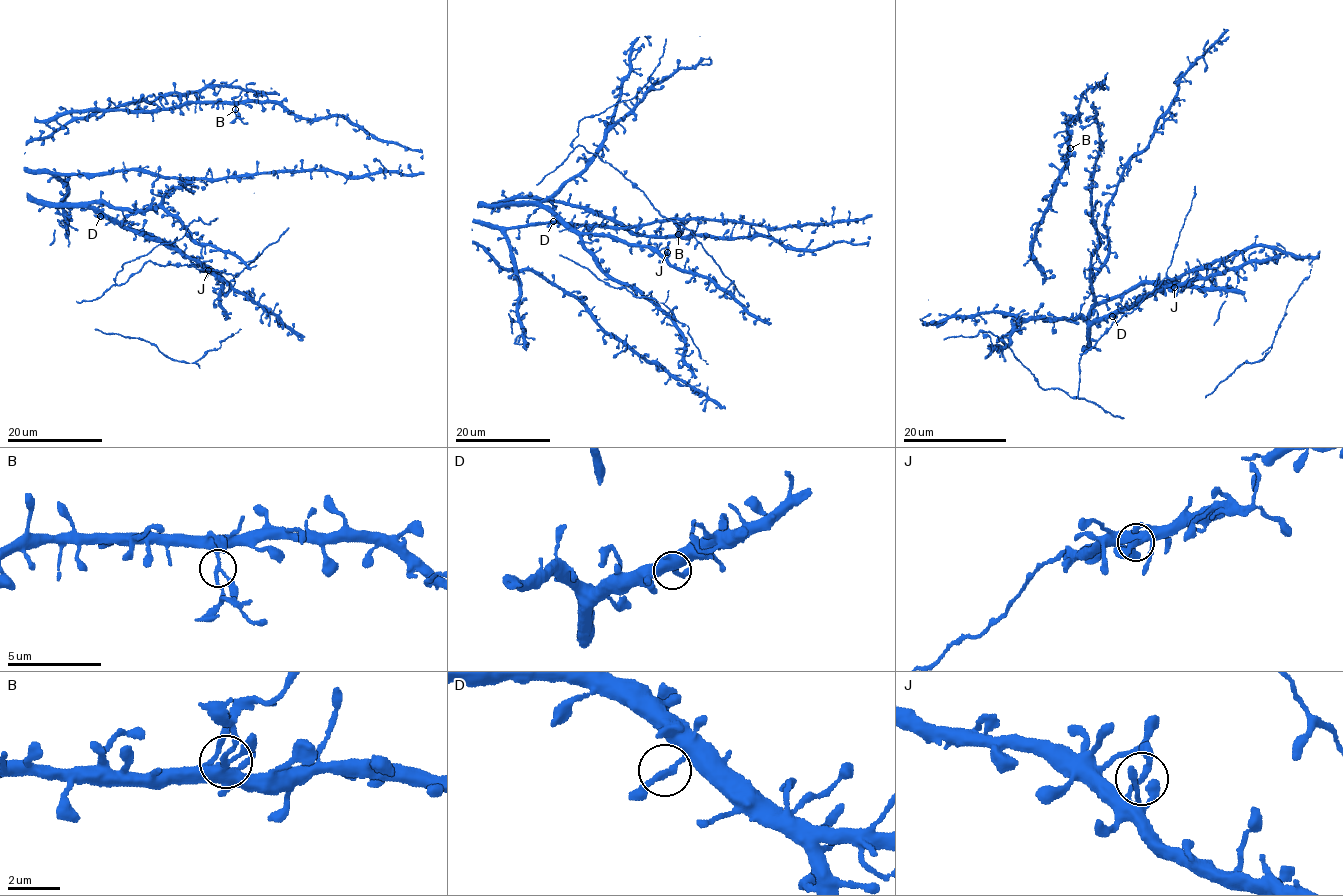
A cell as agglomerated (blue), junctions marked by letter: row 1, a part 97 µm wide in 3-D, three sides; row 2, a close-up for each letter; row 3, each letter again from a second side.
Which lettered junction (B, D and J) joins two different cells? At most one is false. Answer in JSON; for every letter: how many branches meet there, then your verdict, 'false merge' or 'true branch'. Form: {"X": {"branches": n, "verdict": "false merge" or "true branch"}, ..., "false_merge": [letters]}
{"B": {"branches": 2, "verdict": "false merge"}, "D": {"branches": 2, "verdict": "true branch"}, "J": {"branches": 2, "verdict": "true branch"}, "false_merge": ["B"]}

